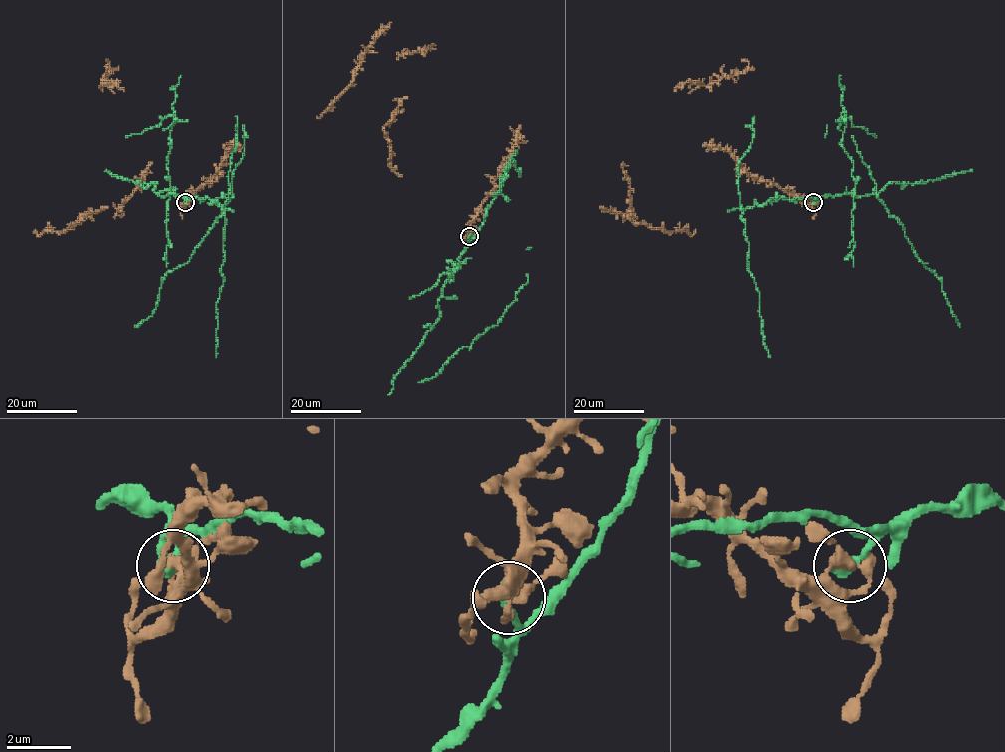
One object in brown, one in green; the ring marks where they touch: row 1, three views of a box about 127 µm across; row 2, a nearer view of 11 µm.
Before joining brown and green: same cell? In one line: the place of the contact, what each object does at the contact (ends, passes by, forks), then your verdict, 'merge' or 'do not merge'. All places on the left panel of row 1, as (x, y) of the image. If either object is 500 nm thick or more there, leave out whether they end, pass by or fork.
place (185, 202); brown passes by; green ends; do not merge

